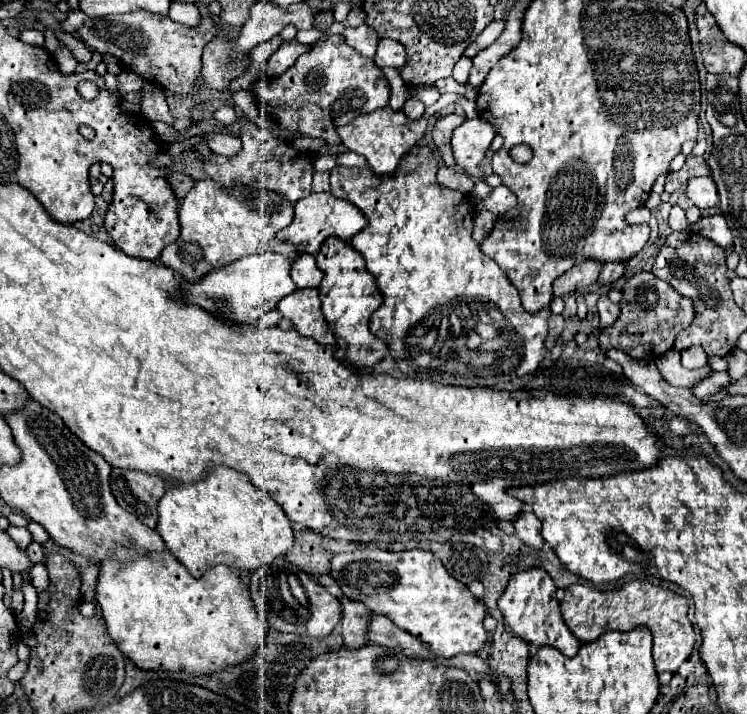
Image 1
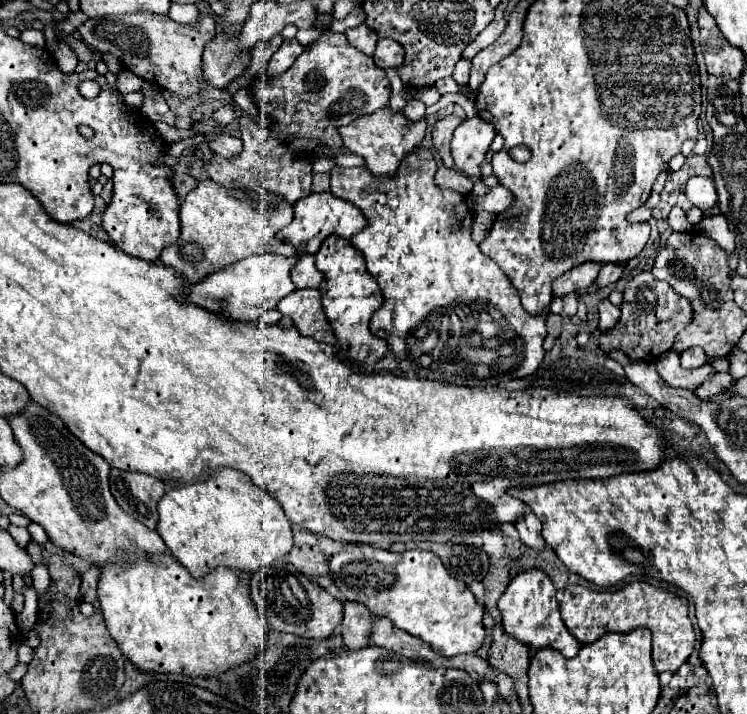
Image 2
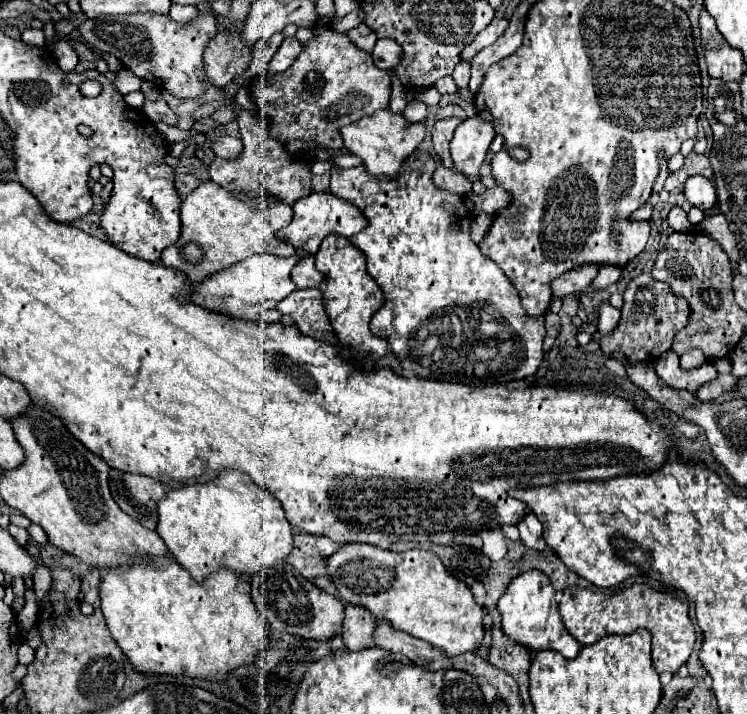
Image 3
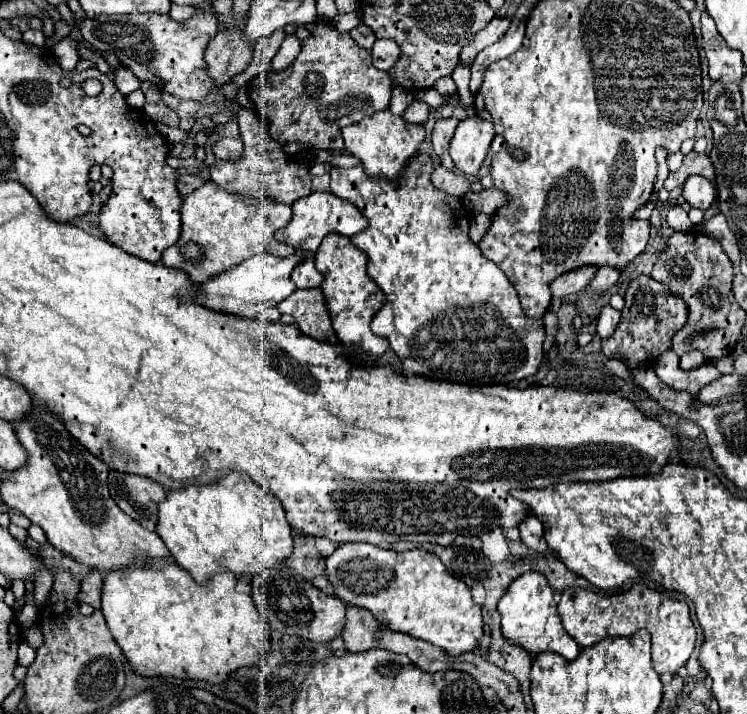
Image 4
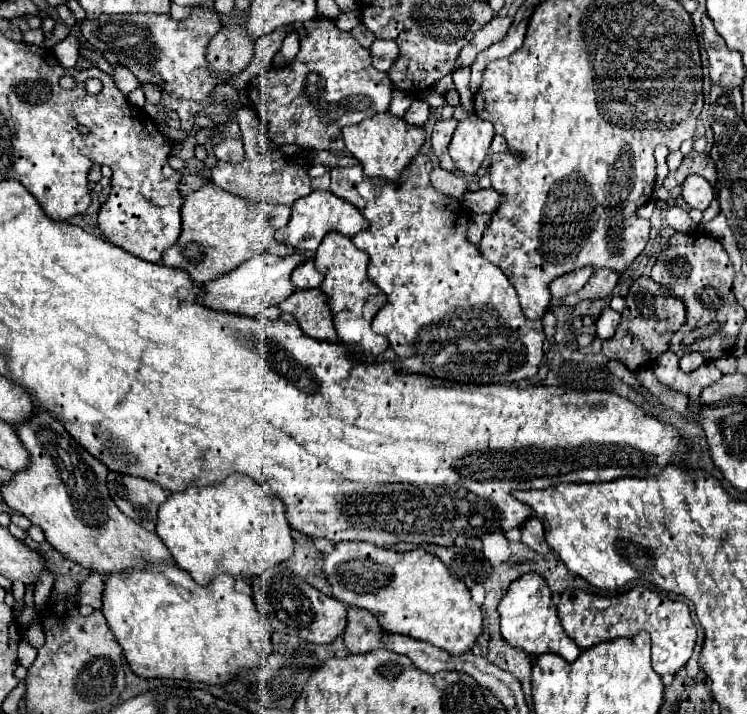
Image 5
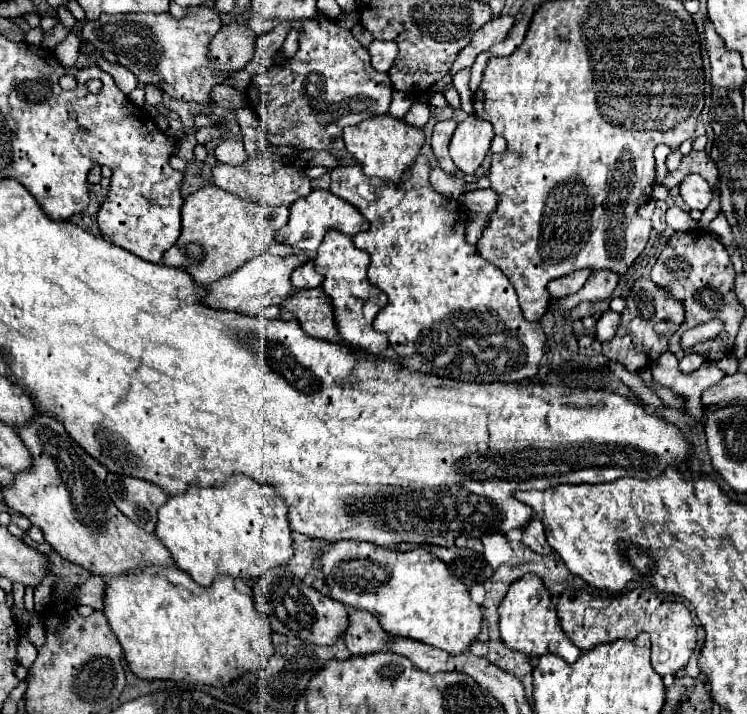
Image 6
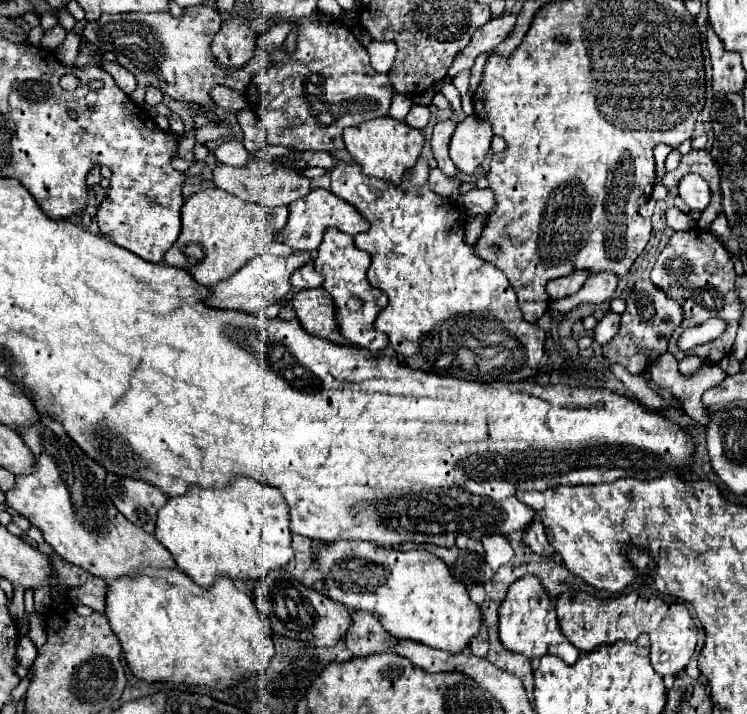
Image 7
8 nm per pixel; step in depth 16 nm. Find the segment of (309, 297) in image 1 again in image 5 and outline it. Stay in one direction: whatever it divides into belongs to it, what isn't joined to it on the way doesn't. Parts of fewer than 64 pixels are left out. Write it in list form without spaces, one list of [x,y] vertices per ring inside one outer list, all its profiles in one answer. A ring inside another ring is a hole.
[[[320,288],[296,290],[284,302],[280,302],[278,308],[280,312],[292,314],[304,334],[316,340],[338,342],[336,330],[332,326],[332,314],[328,310],[326,296]]]

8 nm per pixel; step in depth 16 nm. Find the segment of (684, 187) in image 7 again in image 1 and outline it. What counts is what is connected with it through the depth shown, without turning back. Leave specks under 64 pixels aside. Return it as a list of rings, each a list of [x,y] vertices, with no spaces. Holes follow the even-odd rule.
[[[704,176],[704,178],[692,178],[688,182],[688,190],[686,196],[700,208],[700,210],[708,210],[708,208],[716,208],[716,200],[718,200],[718,192],[716,192],[716,184],[712,184],[712,176]]]

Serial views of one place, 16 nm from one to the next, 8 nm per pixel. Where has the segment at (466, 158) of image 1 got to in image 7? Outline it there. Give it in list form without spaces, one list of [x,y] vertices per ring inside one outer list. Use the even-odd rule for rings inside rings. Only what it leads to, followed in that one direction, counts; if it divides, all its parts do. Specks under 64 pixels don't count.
[[[474,114],[462,120],[450,140],[450,158],[456,168],[464,174],[474,174],[490,150],[492,136],[492,126],[486,120],[478,120]]]

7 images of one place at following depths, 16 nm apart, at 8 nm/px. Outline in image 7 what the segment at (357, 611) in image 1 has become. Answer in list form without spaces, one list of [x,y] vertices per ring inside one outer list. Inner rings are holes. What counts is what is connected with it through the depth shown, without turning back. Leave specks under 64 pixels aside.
[[[350,612],[352,628],[348,628],[348,636],[344,638],[348,650],[356,656],[368,656],[378,652],[390,652],[394,644],[392,636],[384,632],[376,616],[368,612]]]

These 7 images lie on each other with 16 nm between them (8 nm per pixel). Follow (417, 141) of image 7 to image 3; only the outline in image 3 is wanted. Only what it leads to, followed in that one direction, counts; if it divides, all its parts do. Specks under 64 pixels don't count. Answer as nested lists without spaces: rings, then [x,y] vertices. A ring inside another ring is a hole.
[[[384,108],[380,112],[374,112],[372,116],[364,116],[356,120],[356,124],[348,124],[340,128],[340,134],[344,138],[344,146],[348,148],[348,152],[360,156],[364,160],[366,170],[372,176],[390,178],[398,174],[402,160],[420,146],[420,142],[424,140],[424,130],[426,130],[426,122],[408,124],[408,120],[404,120],[402,114],[394,114],[390,108]]]

